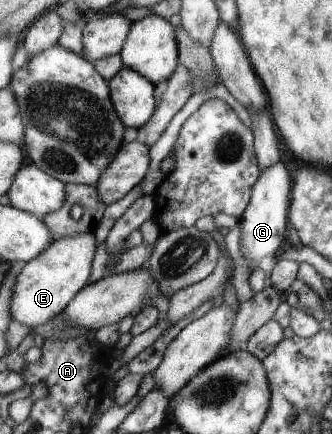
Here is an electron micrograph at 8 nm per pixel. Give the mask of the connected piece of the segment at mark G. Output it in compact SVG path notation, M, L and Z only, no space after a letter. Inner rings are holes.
M280 160L278 164L273 164L270 168L261 171L261 175L254 186L250 204L239 219L240 250L243 253L247 267L254 264L258 265L266 254L275 254L276 256L287 245L288 222L292 204L293 176L288 170L288 166Z

